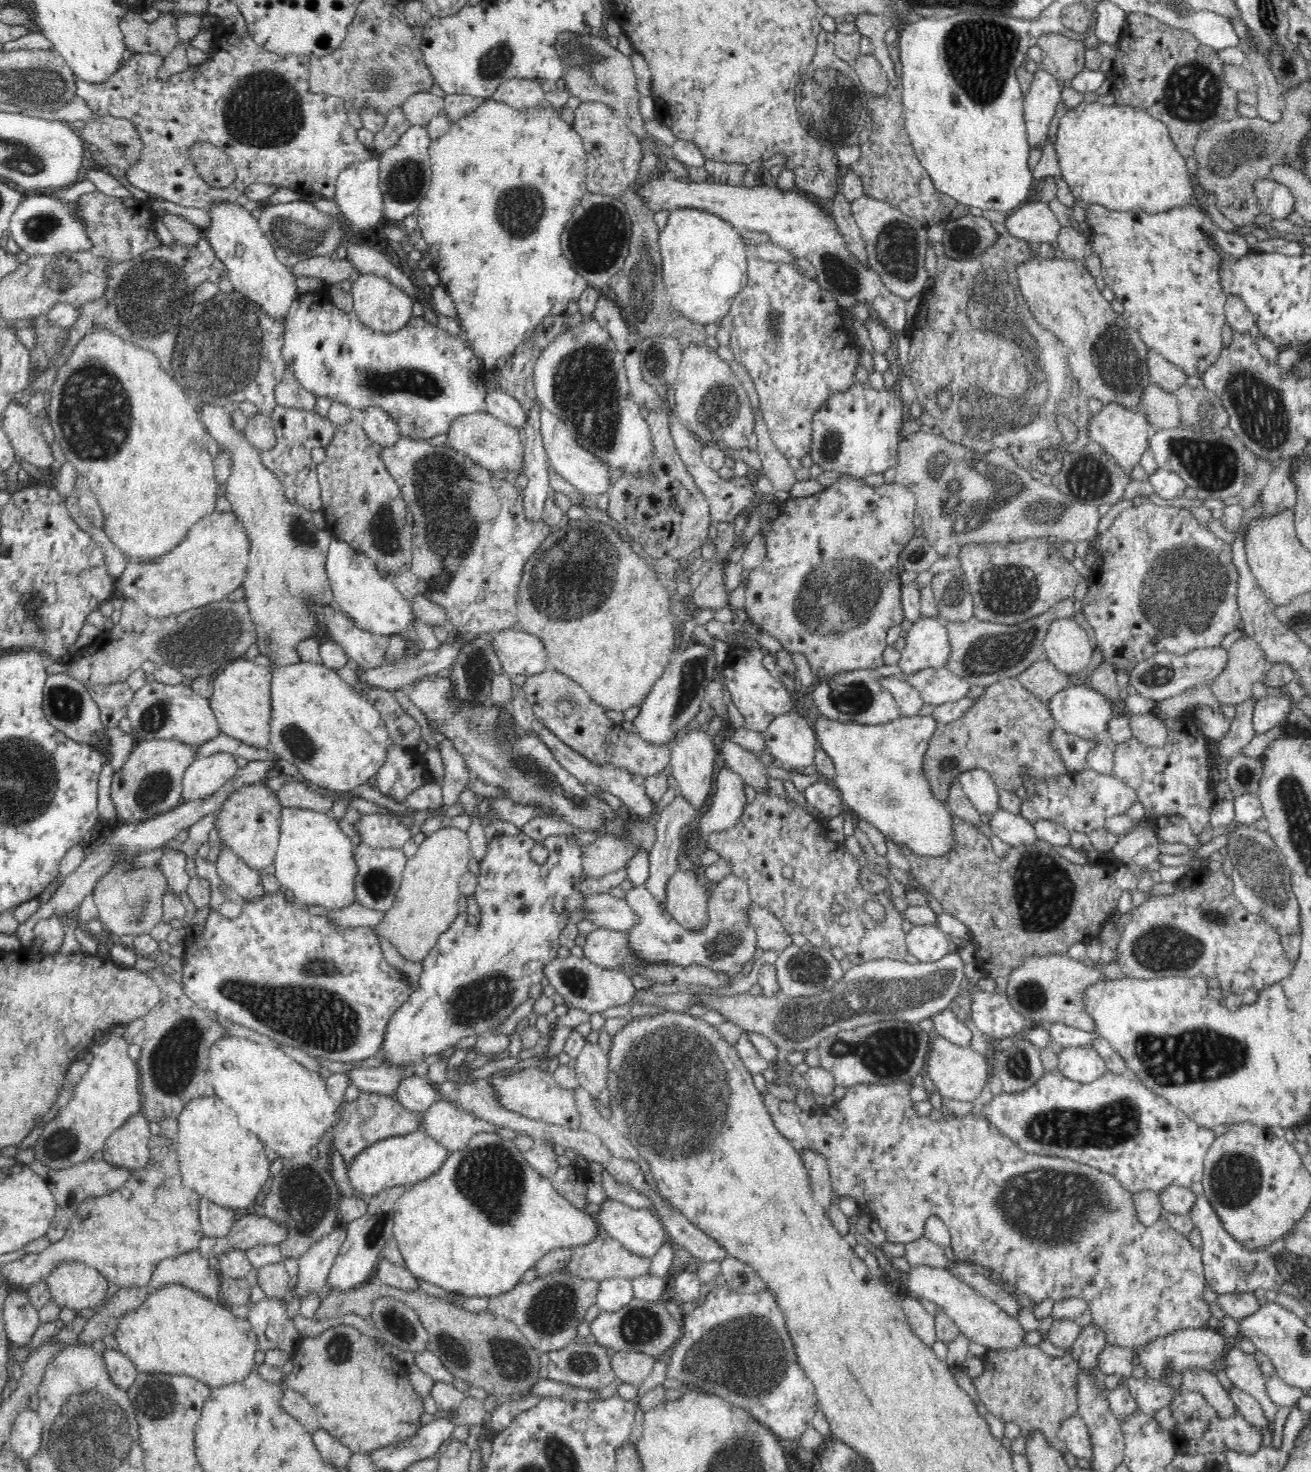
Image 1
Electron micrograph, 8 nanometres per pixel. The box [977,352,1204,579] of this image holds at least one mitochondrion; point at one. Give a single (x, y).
(1092, 481)

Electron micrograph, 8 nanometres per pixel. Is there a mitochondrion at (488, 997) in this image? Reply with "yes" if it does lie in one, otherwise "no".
yes

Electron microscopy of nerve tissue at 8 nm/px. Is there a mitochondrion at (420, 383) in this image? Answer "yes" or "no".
yes

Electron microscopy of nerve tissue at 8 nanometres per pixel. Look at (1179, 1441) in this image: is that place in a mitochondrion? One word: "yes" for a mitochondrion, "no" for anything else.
no

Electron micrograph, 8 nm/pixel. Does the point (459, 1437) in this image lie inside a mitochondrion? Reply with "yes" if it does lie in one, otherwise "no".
no

